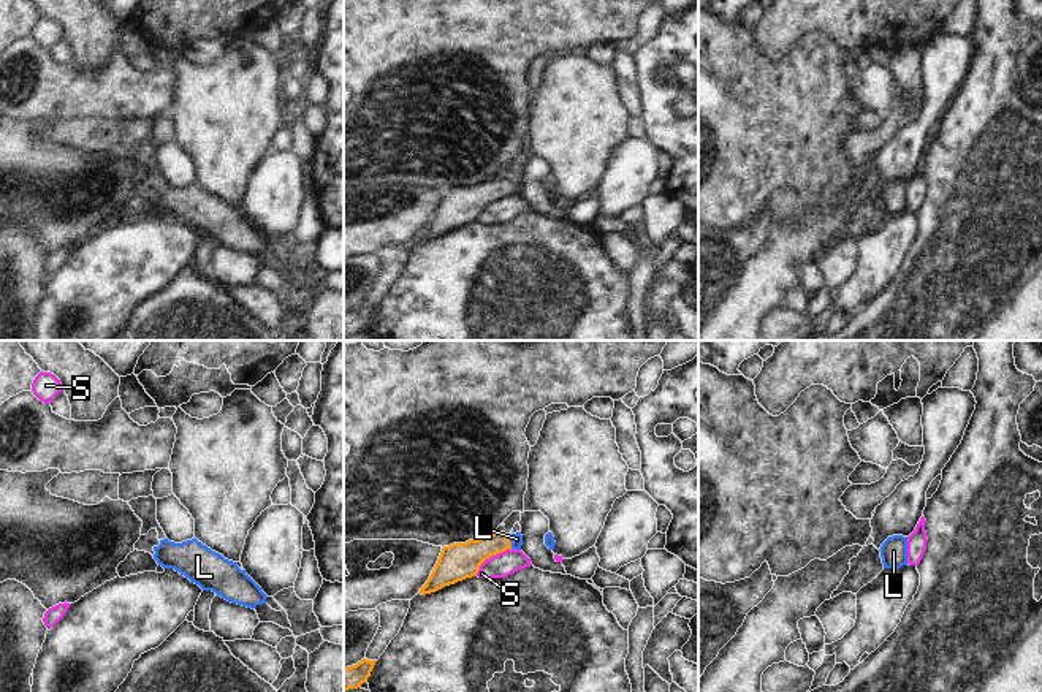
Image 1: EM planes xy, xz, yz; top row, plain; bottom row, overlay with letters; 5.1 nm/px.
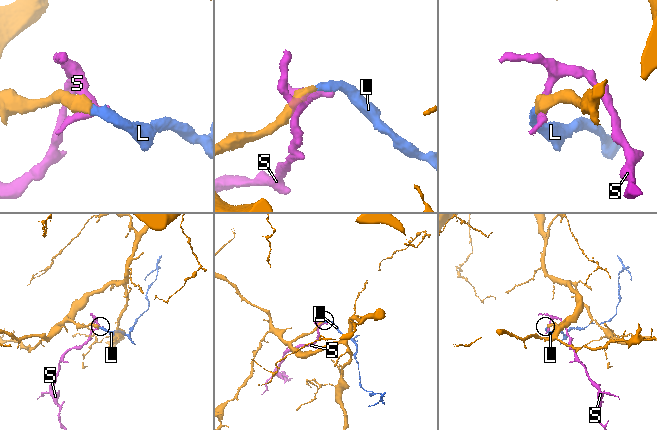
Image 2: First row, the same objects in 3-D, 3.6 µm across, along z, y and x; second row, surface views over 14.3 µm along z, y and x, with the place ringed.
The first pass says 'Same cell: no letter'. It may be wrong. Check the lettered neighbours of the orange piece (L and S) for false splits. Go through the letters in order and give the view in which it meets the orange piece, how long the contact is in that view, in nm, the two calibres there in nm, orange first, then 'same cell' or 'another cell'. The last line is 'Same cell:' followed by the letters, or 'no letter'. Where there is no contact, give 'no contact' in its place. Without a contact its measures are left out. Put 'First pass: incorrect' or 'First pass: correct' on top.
First pass: incorrect
L: meets orange in xz; contact 80 nm long; 170 nm thick on the orange side, 60 nm on the other; same cell
S: meets orange in xz; contact 240 nm long; 190 nm thick on the orange side, 120 nm on the other; another cell
Same cell: L

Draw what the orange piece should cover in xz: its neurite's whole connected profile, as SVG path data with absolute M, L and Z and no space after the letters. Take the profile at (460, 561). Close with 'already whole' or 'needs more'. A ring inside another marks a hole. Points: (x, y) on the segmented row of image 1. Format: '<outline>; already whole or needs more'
M494 532L478 540L443 546L439 561L418 594L431 594L466 578L477 576L480 565L507 549L521 549L523 535Z; needs more

